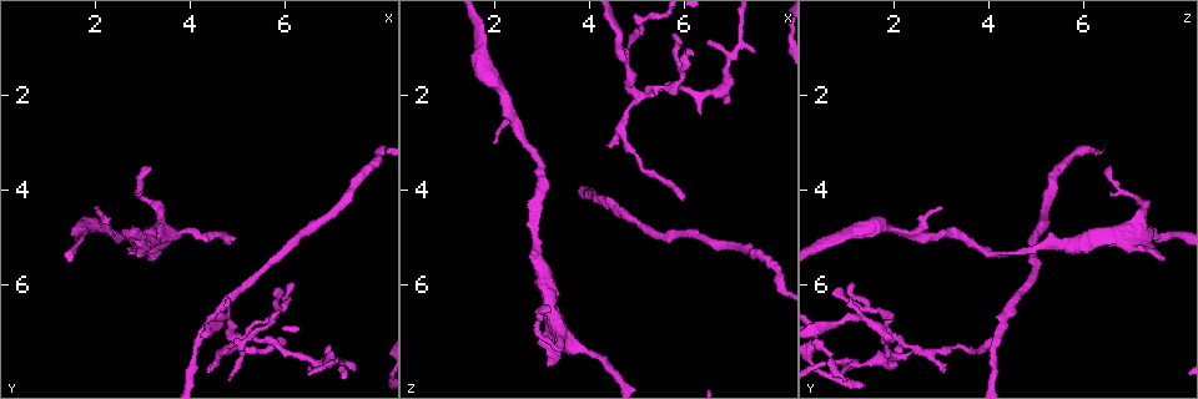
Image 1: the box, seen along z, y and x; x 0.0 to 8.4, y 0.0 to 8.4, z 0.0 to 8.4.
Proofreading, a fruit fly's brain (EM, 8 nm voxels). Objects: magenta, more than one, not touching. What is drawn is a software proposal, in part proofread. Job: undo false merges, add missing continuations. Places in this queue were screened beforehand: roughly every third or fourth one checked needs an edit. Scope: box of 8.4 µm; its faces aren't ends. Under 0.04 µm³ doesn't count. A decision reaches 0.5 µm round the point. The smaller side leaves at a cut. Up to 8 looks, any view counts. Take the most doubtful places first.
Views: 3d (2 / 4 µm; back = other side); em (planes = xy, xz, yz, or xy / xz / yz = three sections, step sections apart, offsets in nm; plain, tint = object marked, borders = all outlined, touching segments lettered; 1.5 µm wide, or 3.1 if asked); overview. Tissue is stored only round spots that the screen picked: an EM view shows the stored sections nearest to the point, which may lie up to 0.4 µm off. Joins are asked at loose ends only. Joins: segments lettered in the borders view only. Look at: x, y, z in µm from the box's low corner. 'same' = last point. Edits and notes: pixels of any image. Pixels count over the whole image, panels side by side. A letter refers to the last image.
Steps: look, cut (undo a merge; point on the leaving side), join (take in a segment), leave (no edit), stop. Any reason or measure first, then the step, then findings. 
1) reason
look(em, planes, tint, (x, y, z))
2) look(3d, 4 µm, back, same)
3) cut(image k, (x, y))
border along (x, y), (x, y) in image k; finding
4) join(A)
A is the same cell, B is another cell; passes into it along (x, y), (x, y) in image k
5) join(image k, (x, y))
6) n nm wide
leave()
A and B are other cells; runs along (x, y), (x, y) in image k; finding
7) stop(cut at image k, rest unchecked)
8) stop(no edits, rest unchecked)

thin end
look(3d, 2 µm, (3.20, 5.55, 7.75))

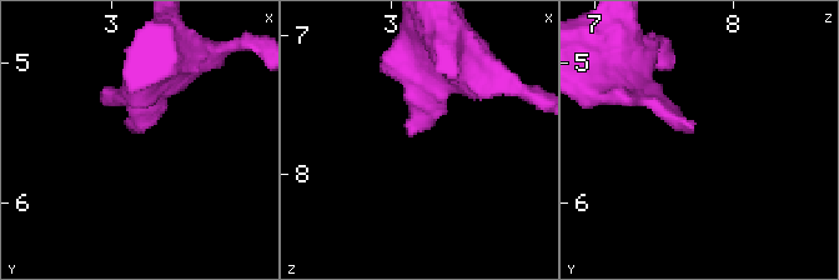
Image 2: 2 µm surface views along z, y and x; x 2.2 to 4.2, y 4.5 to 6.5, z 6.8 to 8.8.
look(em, yz, step 8, borders, (3.12, 5.50, 7.68))

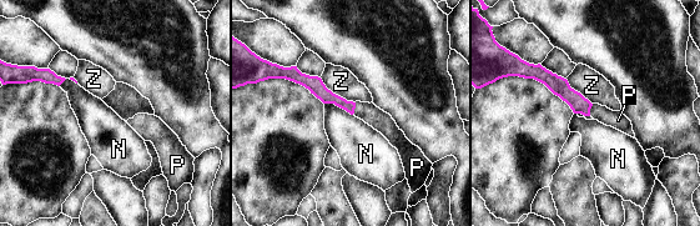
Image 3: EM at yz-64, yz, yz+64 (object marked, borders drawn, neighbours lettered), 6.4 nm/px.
cut it another way
look(em, planes, borders, same)

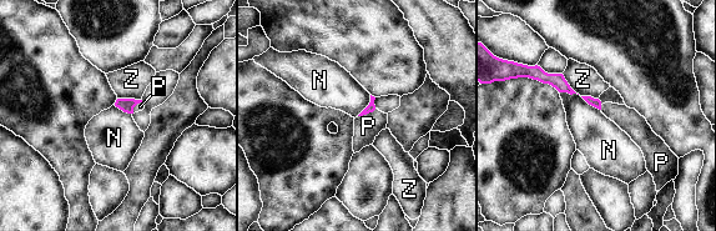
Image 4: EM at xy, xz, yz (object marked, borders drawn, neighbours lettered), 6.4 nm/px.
join(P)
P is the same cell, N and Z are other cells; passes into it along (371, 108), (367, 113), (368, 126) in image 4; the neuron continues

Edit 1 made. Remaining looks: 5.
tapers out
look(3d, 2 µm, back, (2.00, 4.40, 3.00))

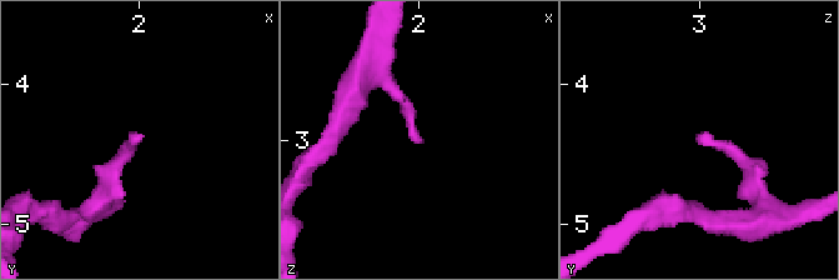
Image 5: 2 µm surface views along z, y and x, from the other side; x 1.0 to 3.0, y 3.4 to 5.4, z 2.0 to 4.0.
shape alone is not enough
look(em, planes, tint, (2.00, 4.36, 2.98))

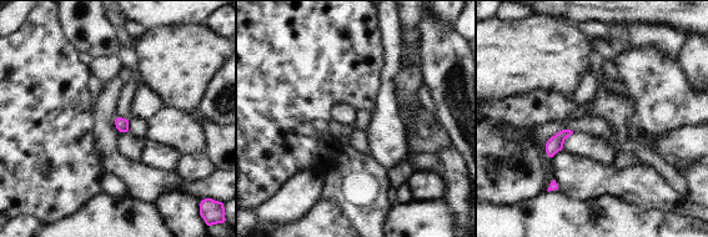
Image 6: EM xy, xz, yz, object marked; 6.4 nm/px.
see the neighbours
look(em, planes, borders, same)

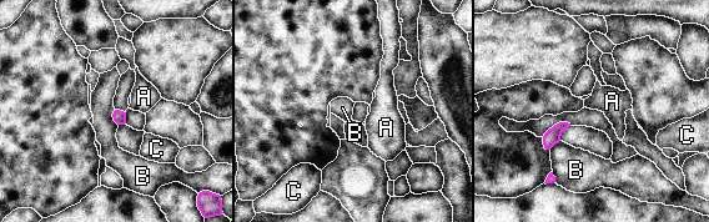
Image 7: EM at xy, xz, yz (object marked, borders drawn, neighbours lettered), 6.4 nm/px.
leave()
A, B and C are other cells; border along (114, 110), (112, 119), (117, 125) in image 7; none of them fits

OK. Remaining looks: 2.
thin end
look(em, planes, plain, (4.40, 7.85, 3.00))

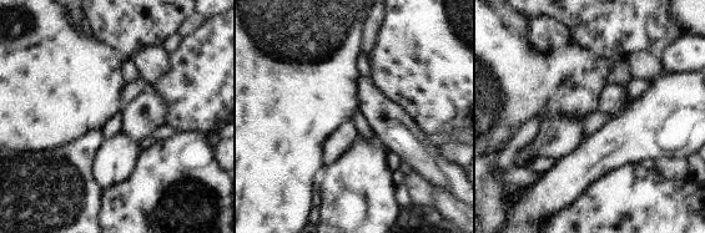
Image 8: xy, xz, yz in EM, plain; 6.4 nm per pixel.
look(em, planes, borders, same)

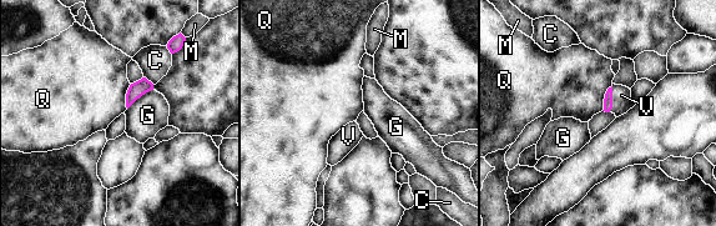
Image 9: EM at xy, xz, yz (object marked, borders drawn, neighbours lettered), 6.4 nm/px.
G touches over 220 nm
join(V)
V is the same cell, C, G, M and Q are other cells; passes into it along (608, 101), (611, 99), (621, 95) in image 9; the neuron continues

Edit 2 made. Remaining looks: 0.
stop(join at image 4, join at image 9, rest unchecked)

